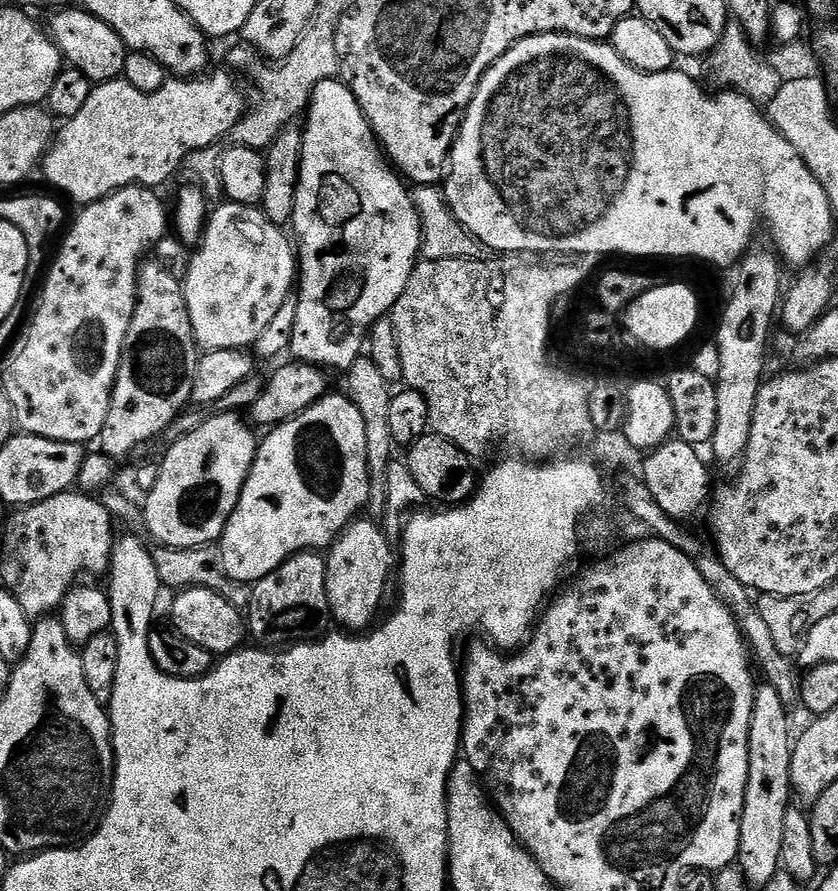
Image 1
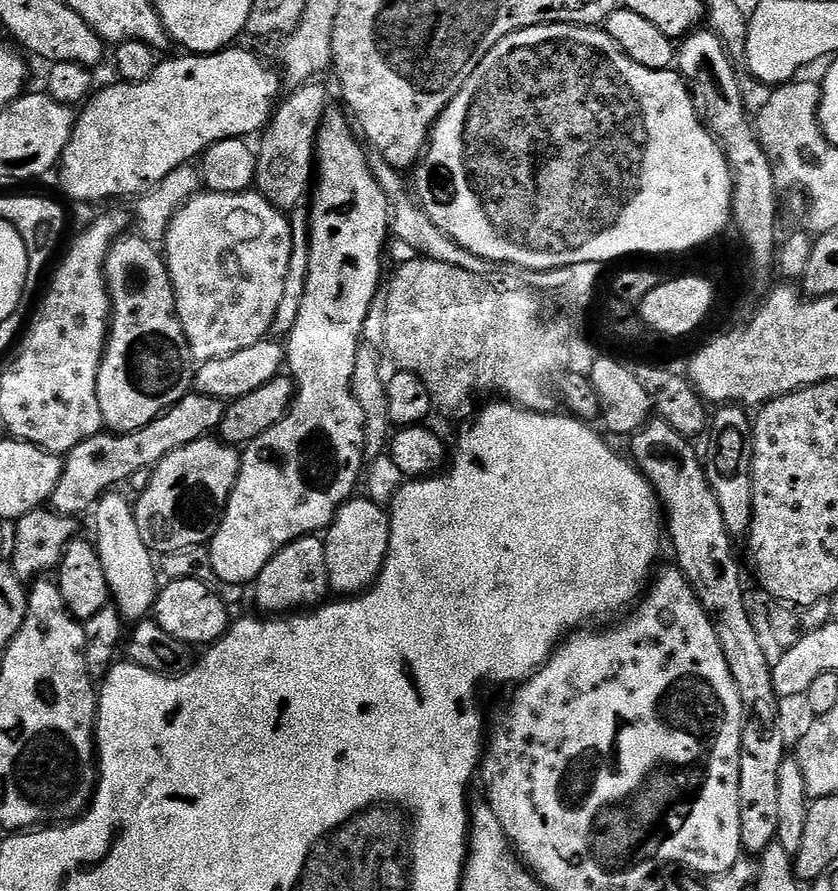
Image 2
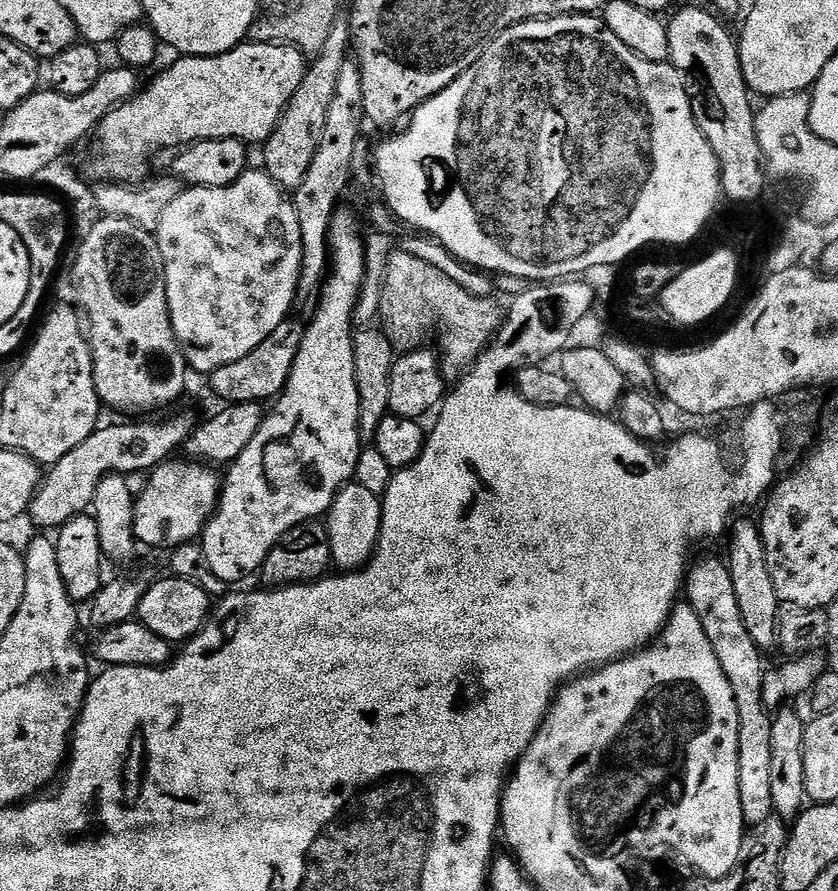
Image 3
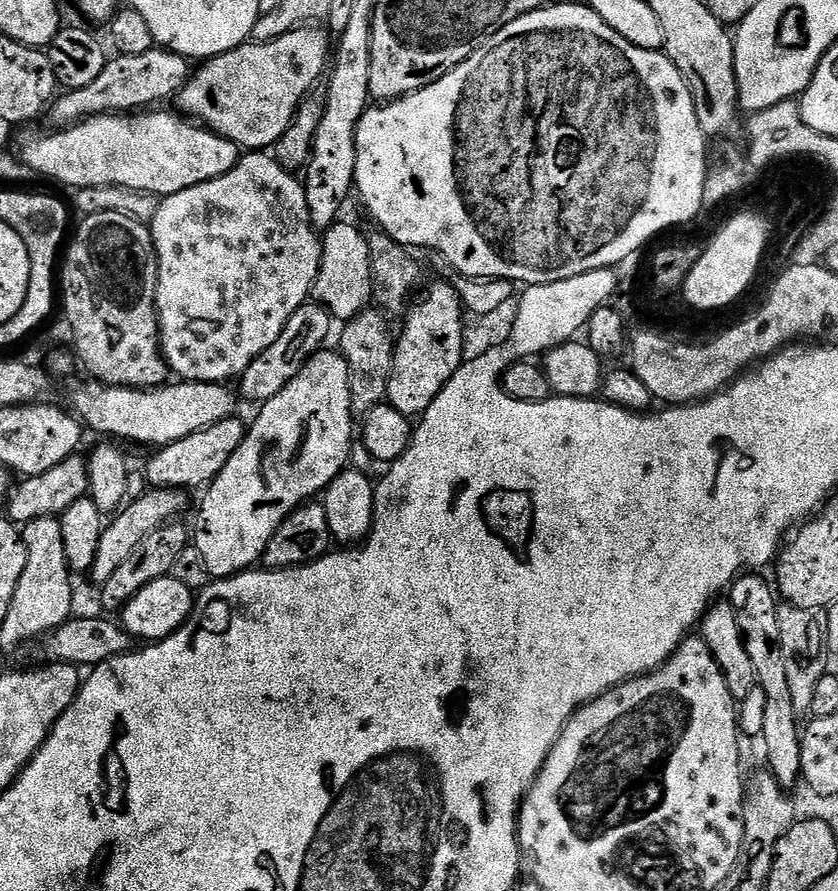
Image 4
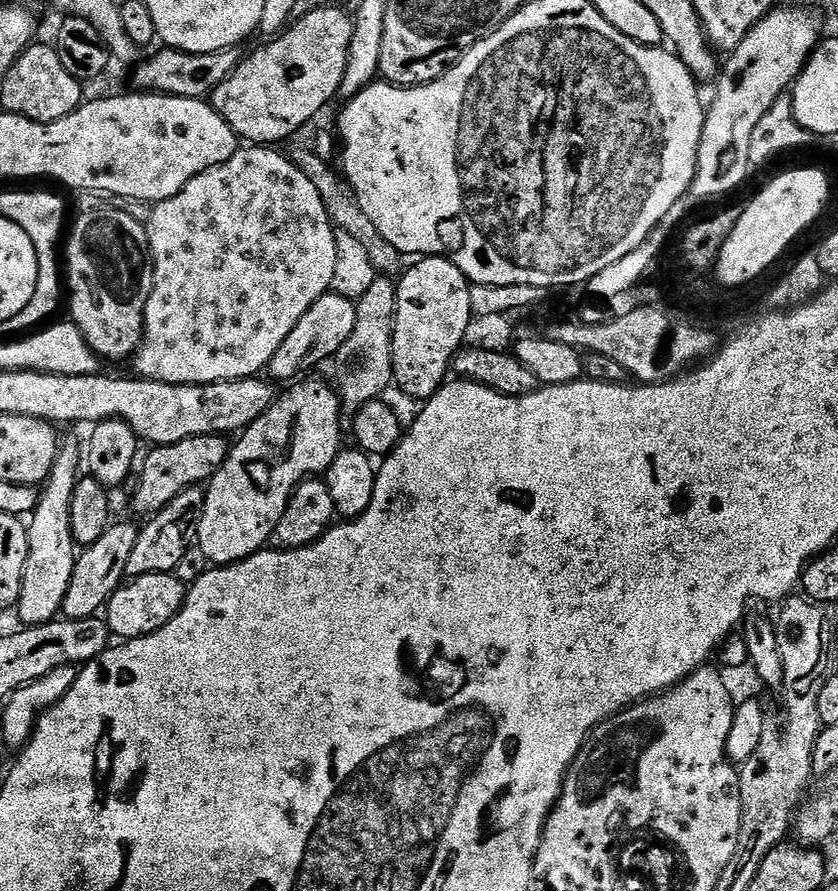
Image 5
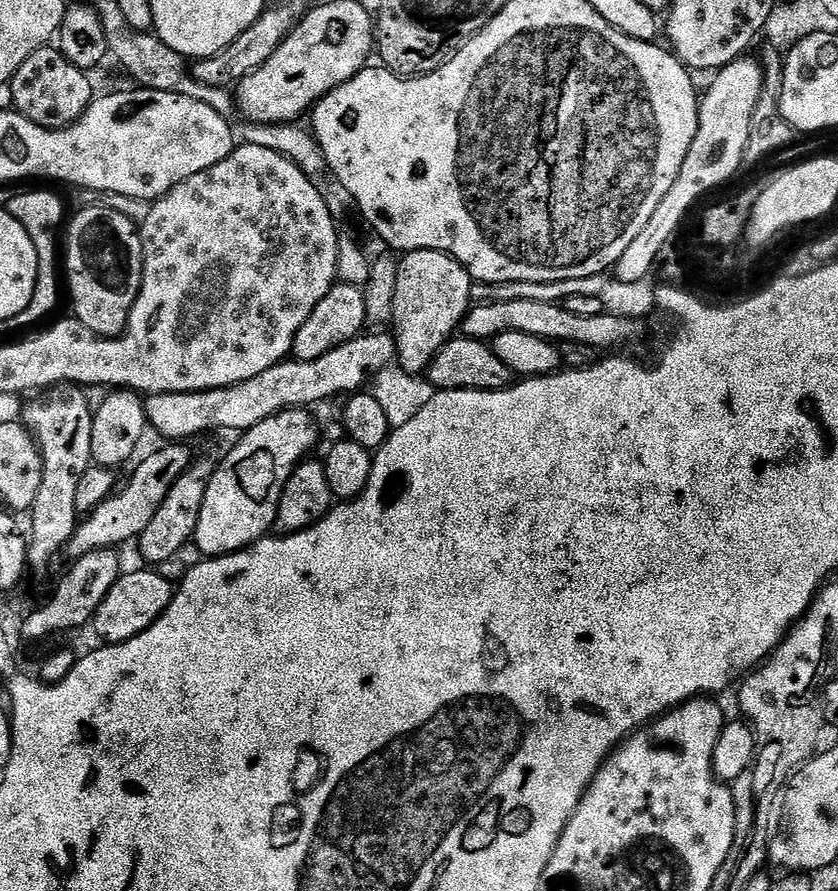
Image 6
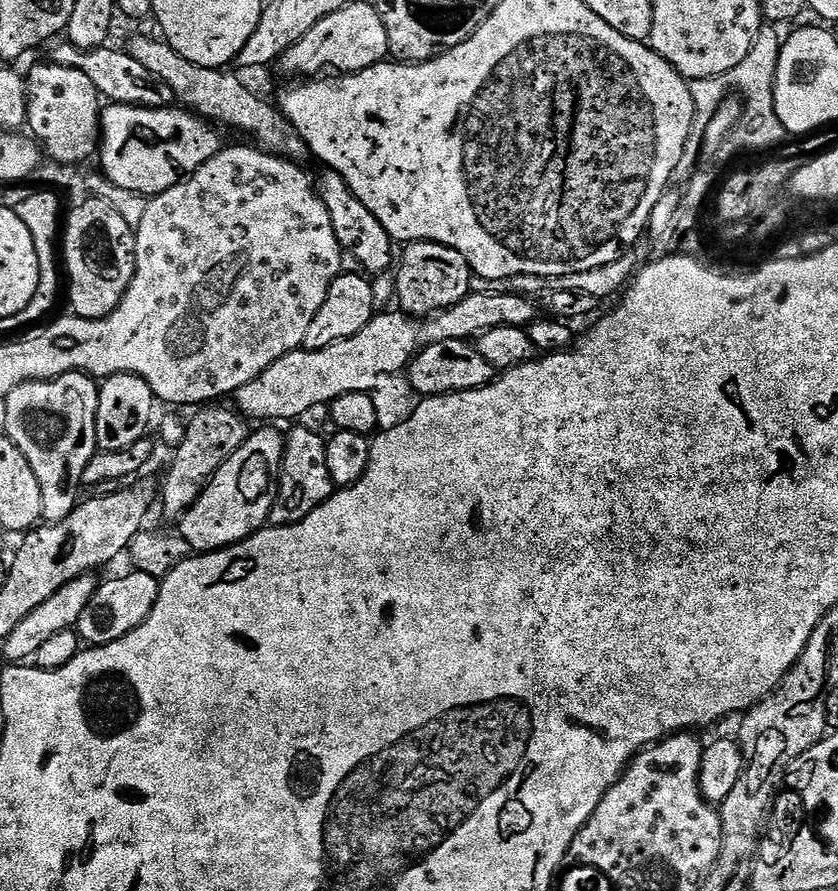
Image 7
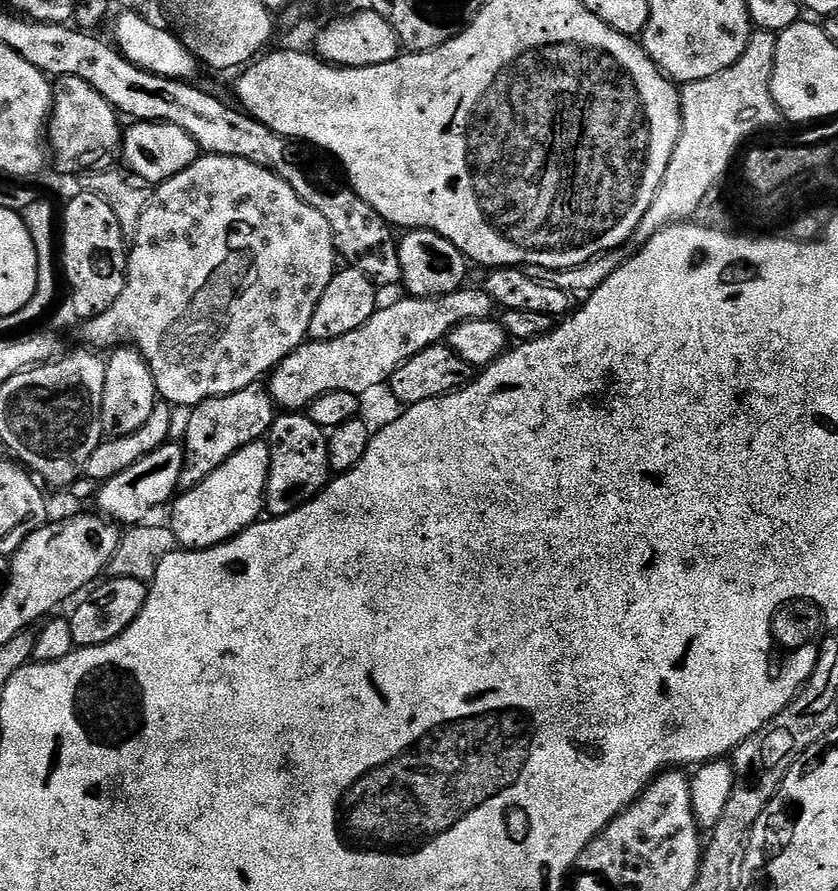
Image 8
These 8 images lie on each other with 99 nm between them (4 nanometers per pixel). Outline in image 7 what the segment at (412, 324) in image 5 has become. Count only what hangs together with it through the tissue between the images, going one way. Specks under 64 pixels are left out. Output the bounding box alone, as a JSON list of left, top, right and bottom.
[395,240,474,318]

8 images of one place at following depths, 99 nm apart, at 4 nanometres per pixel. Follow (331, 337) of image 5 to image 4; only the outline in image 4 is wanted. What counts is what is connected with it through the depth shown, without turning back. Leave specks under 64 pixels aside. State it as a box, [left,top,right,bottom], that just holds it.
[239,302,334,406]

